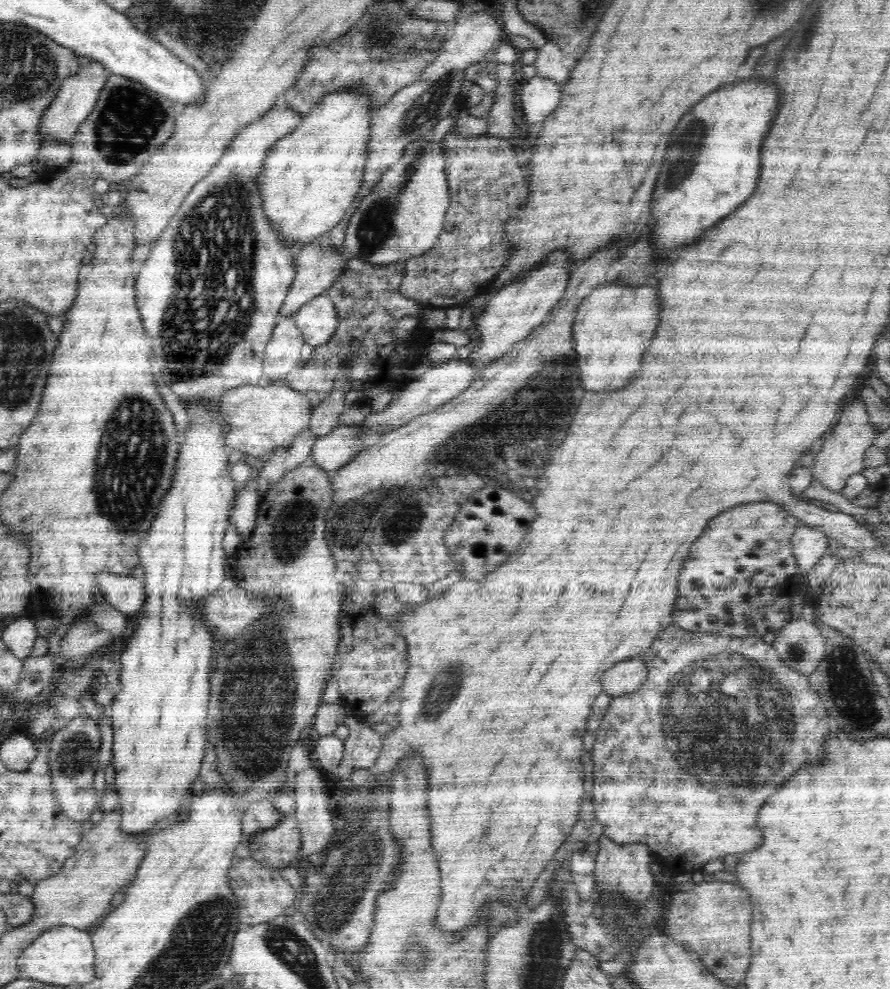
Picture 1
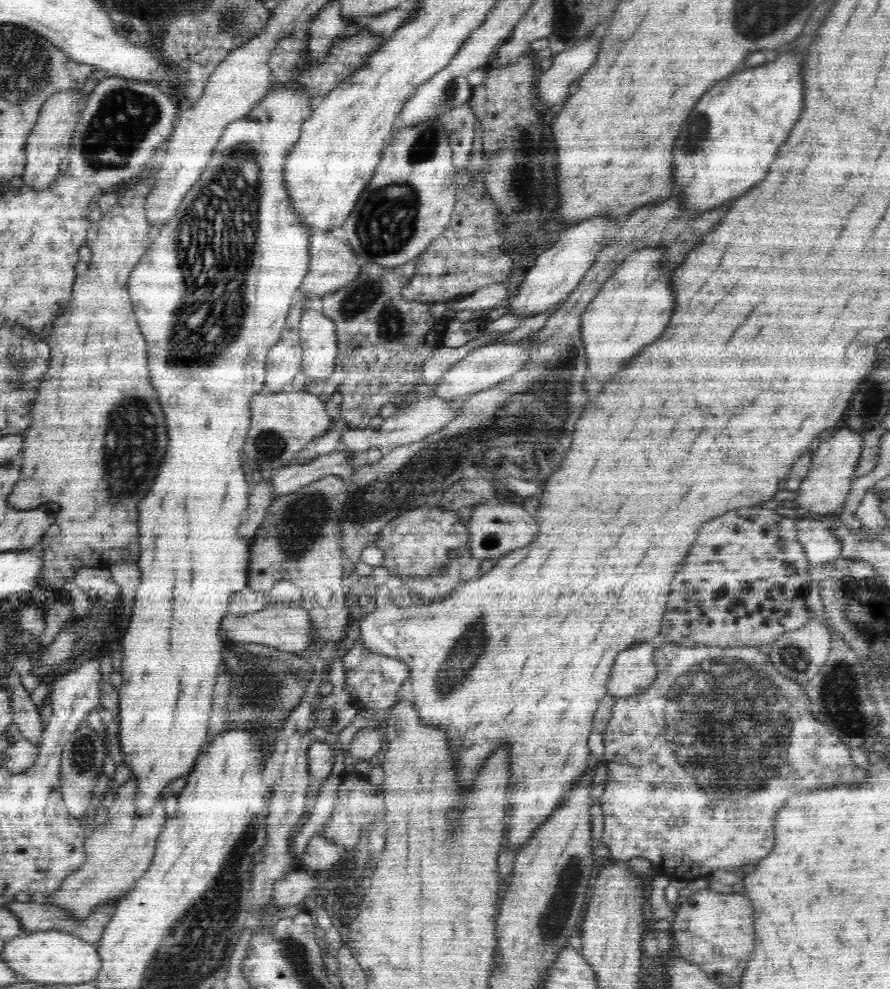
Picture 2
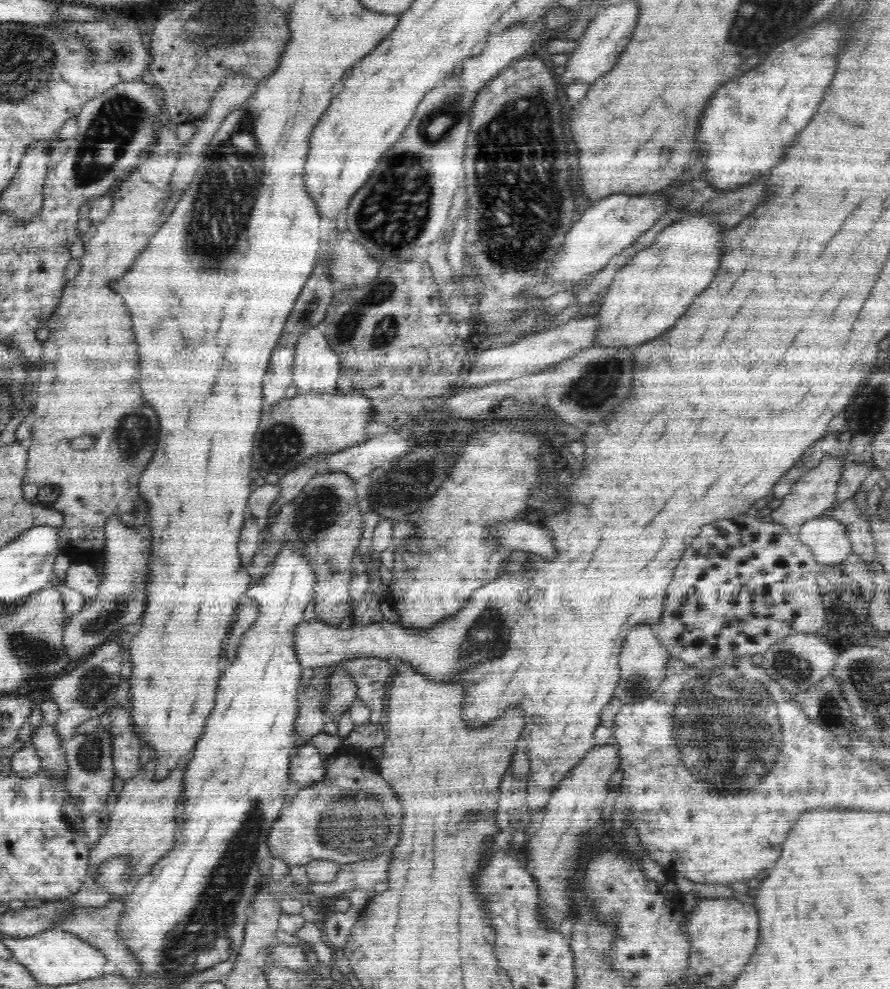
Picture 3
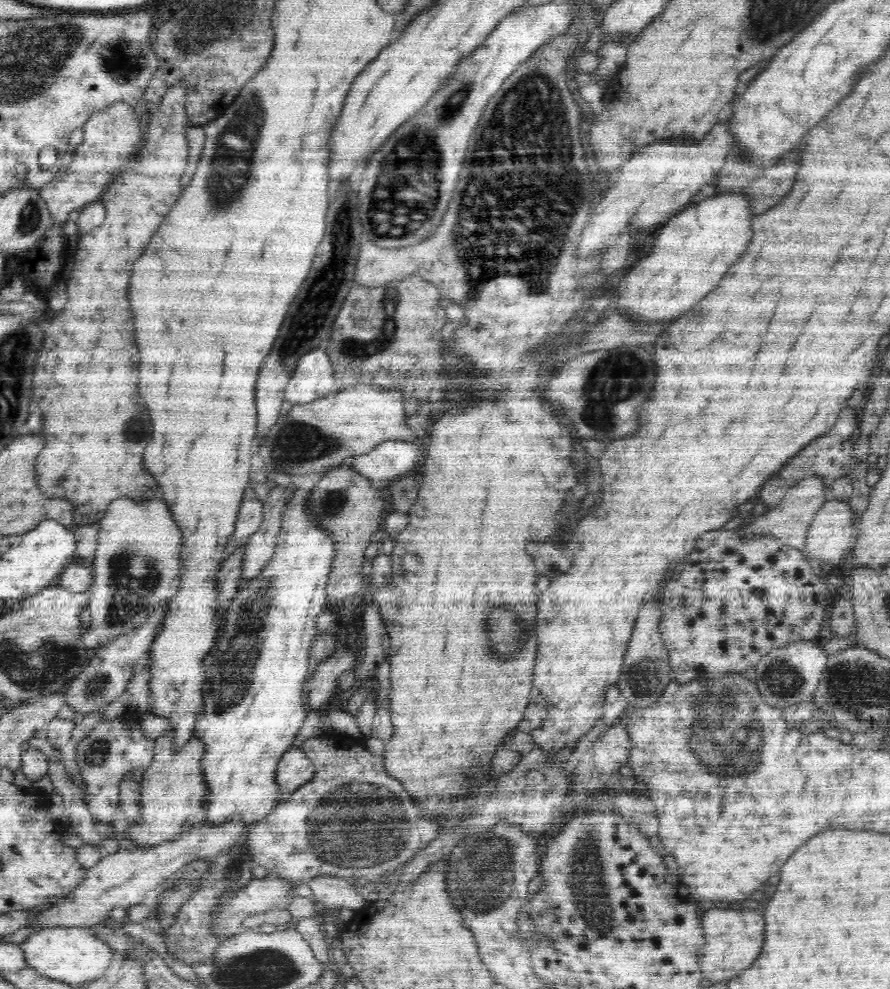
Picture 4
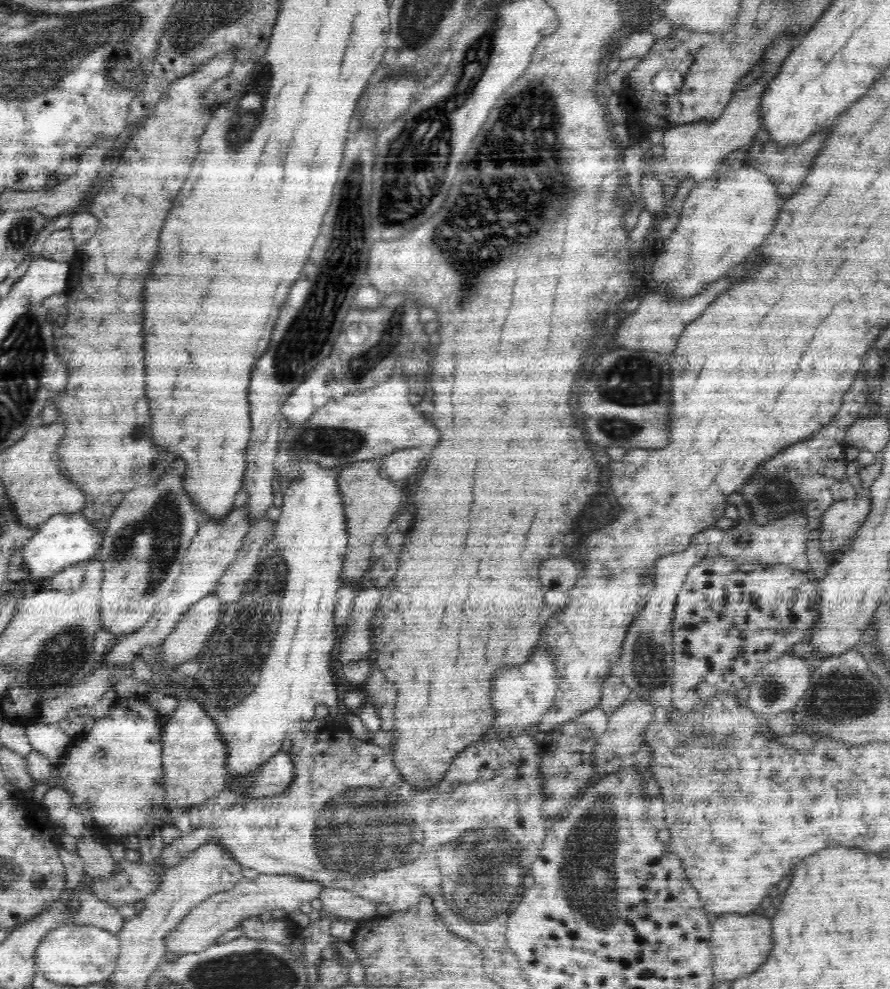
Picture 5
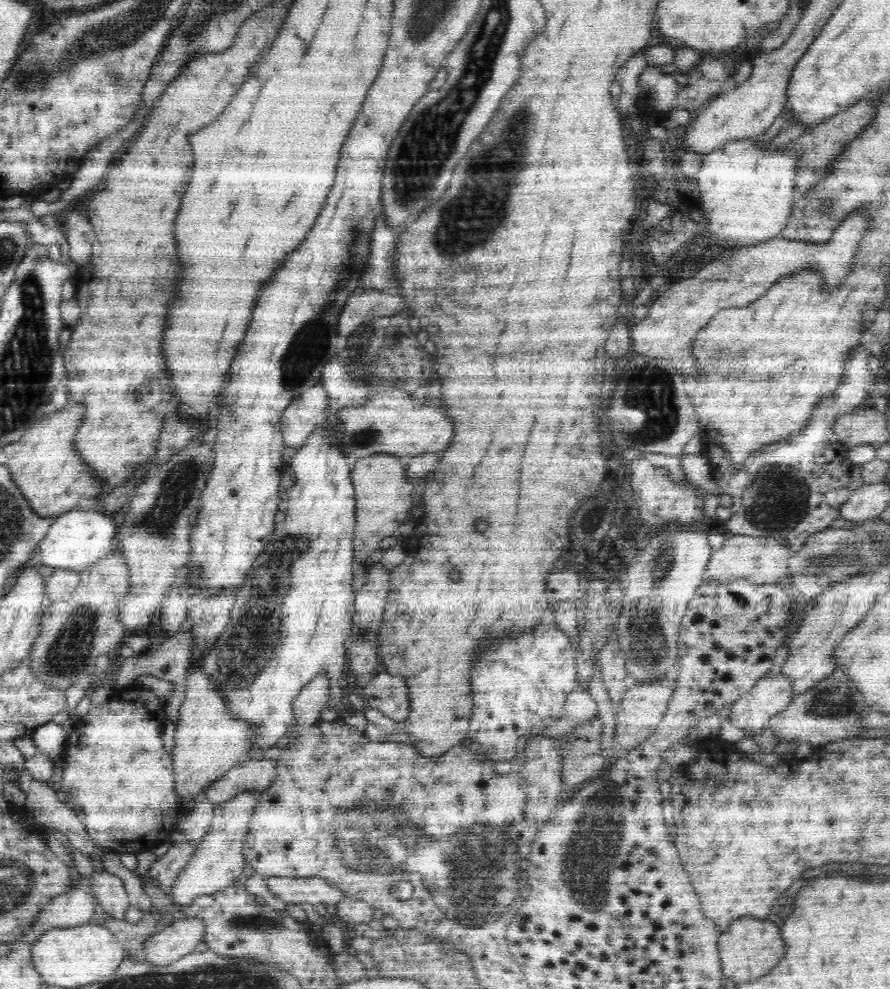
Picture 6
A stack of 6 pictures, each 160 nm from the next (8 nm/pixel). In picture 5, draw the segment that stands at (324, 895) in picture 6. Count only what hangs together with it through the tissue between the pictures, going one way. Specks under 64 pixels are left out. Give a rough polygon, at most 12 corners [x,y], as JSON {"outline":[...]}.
{"outline":[[259,874],[195,906],[166,954],[206,950],[244,919],[316,900],[322,885]]}

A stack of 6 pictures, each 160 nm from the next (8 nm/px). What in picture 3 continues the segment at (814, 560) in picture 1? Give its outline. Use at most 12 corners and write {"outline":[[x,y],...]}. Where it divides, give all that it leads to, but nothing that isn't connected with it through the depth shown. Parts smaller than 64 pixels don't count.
{"outline":[[822,515],[797,528],[822,565],[841,563],[851,547],[846,528]]}

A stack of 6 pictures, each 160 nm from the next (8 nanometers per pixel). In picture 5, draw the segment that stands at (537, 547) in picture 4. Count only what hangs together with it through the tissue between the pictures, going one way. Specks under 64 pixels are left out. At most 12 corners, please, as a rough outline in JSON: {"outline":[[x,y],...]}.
{"outline":[[572,560],[542,562],[542,586],[566,592],[576,584],[578,568]]}

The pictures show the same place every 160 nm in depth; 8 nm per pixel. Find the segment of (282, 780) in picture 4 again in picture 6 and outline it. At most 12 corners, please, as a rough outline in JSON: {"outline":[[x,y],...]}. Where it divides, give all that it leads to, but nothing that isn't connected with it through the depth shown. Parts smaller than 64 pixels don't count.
{"outline":[[246,760],[203,788],[220,806],[244,791],[266,790],[272,760]]}

